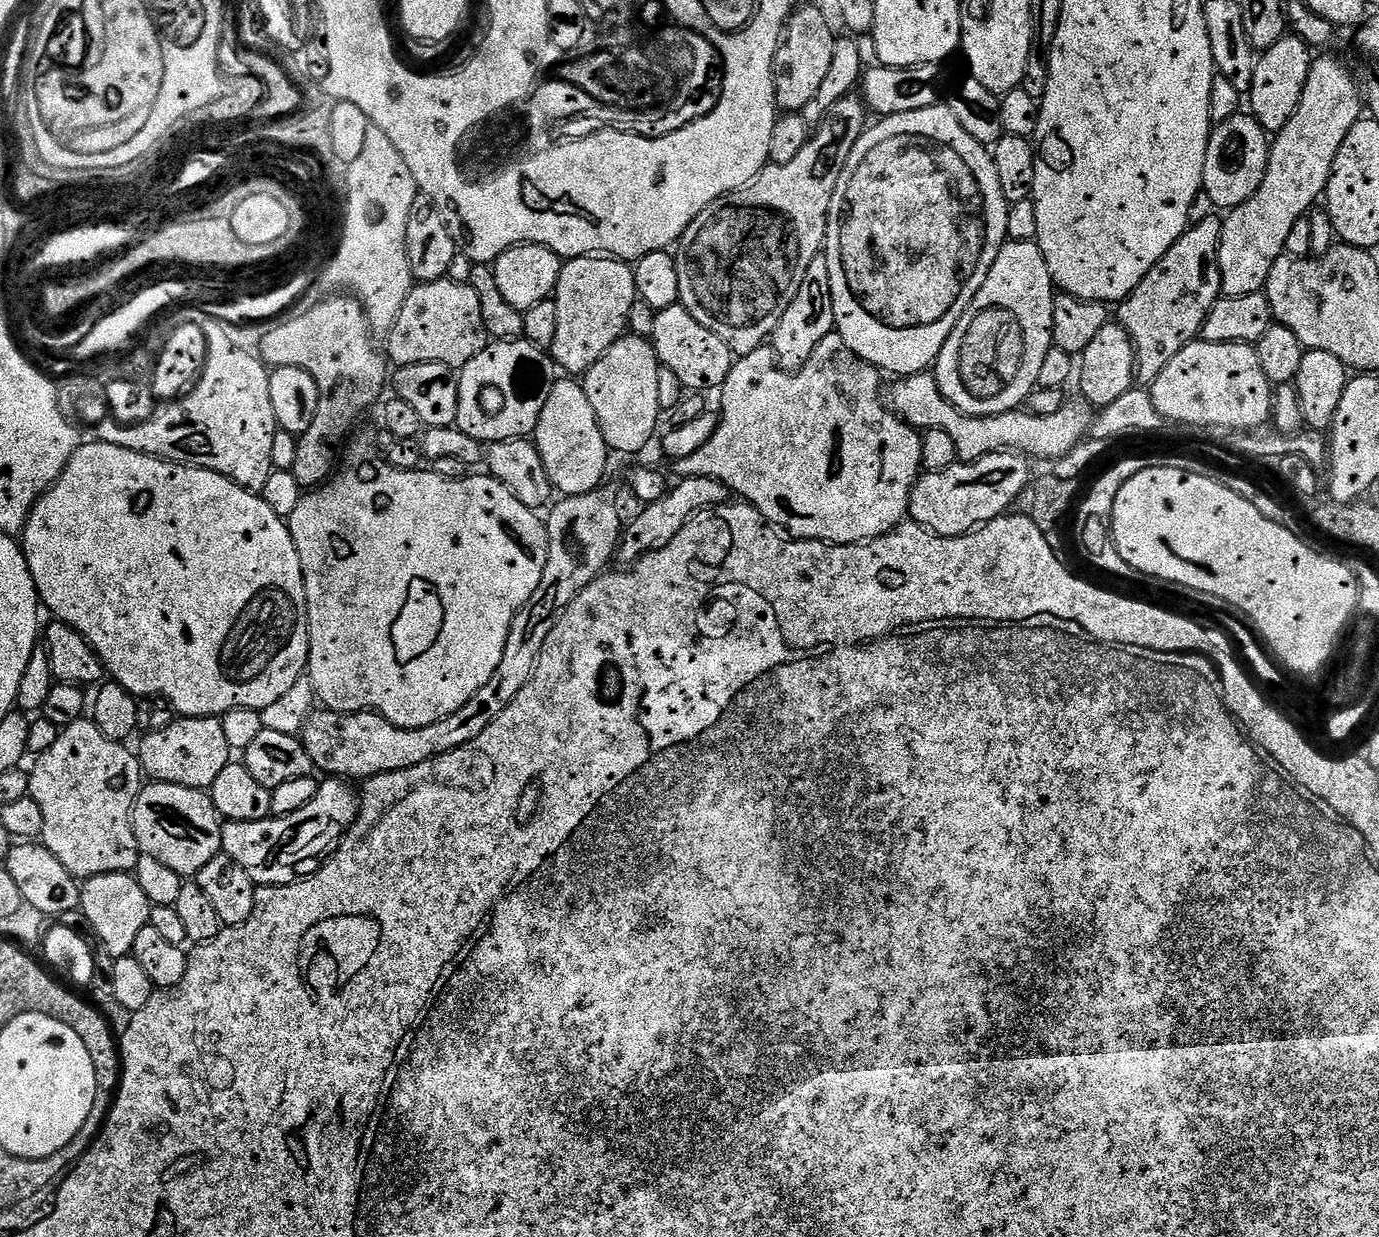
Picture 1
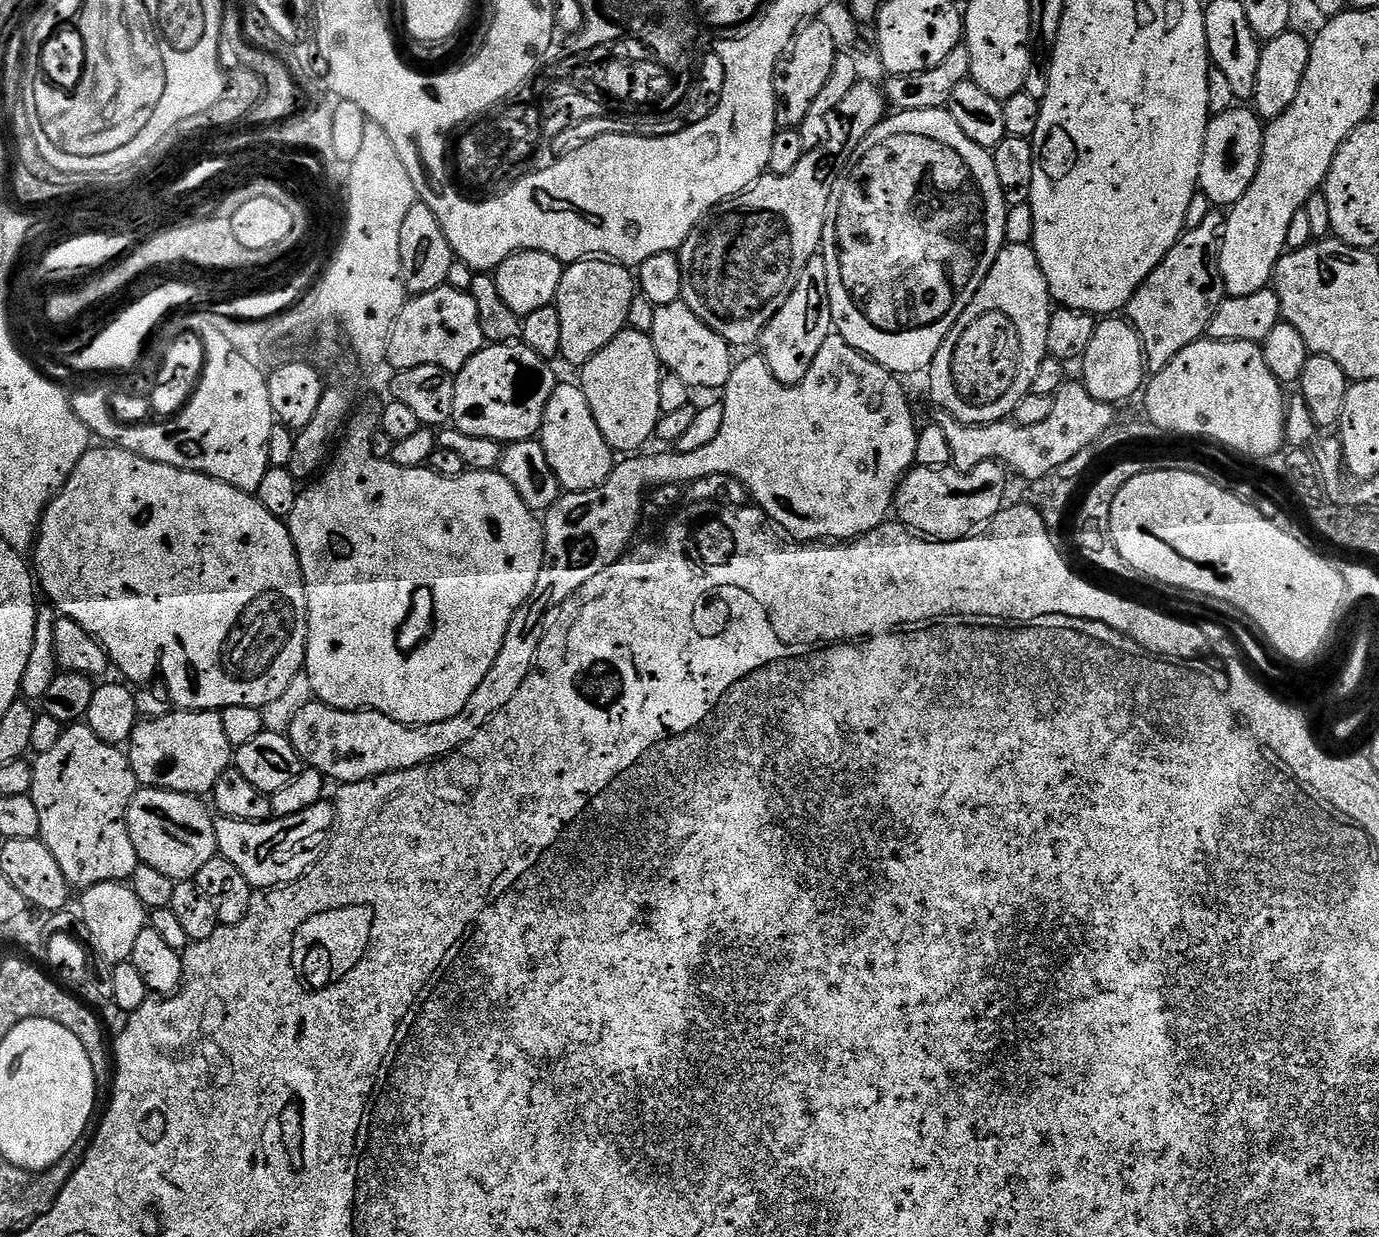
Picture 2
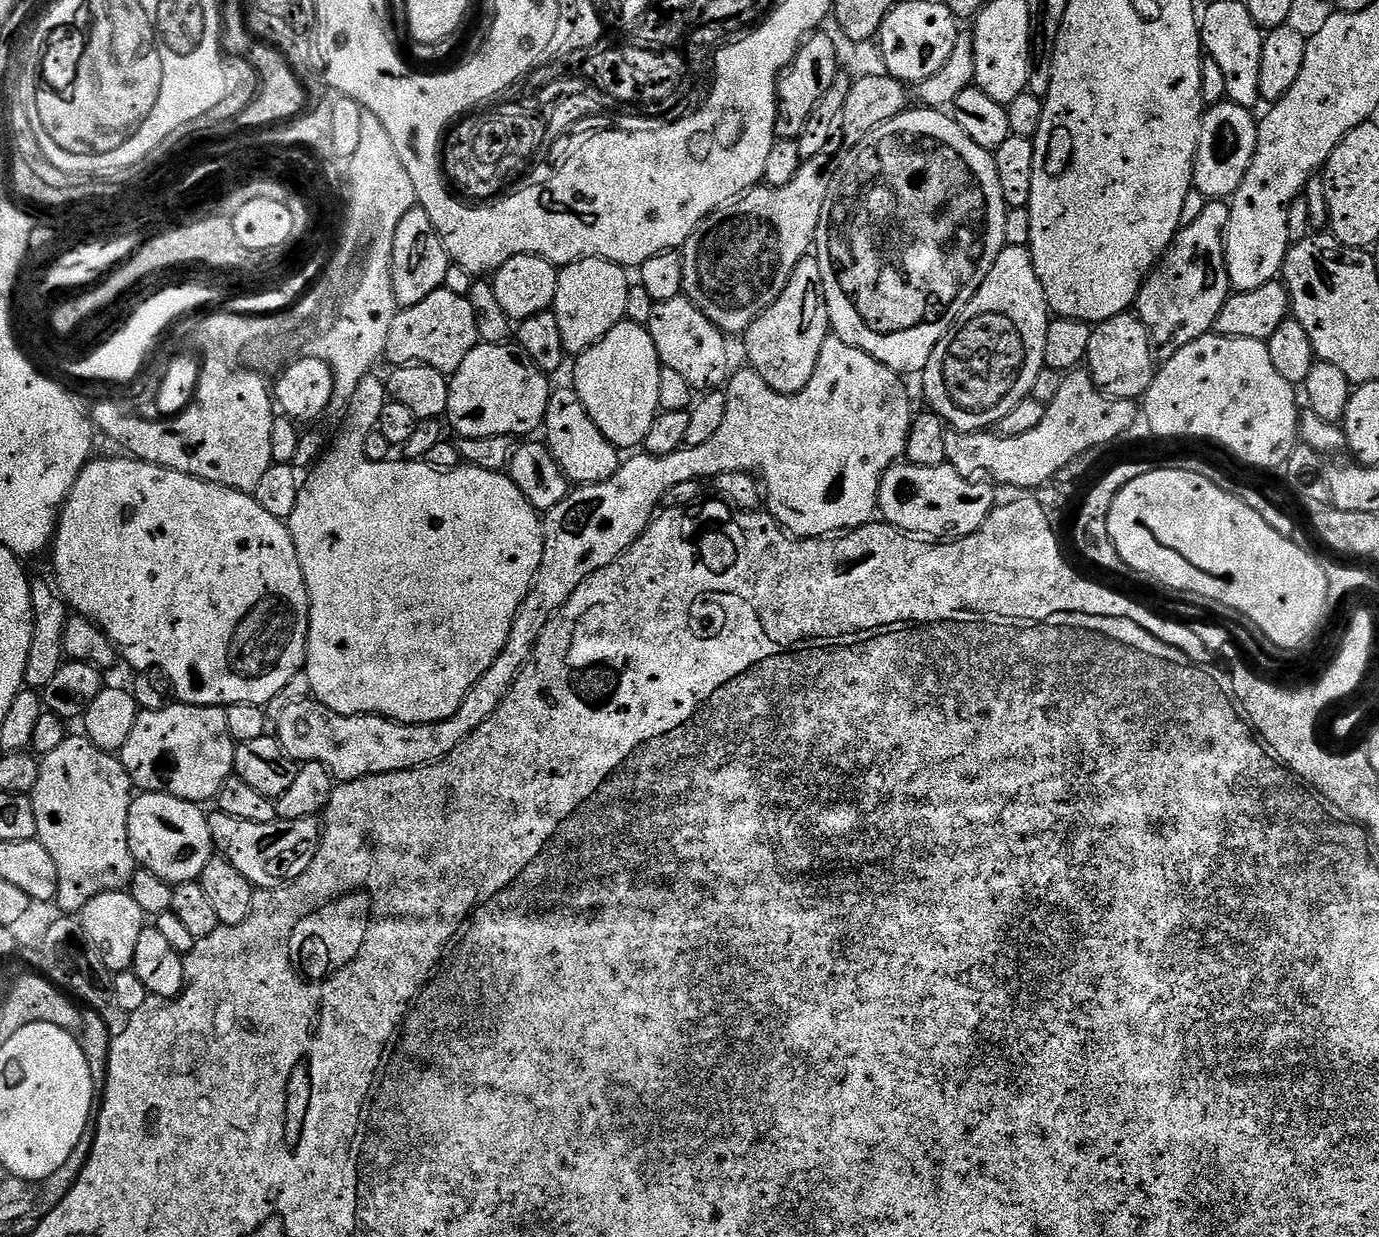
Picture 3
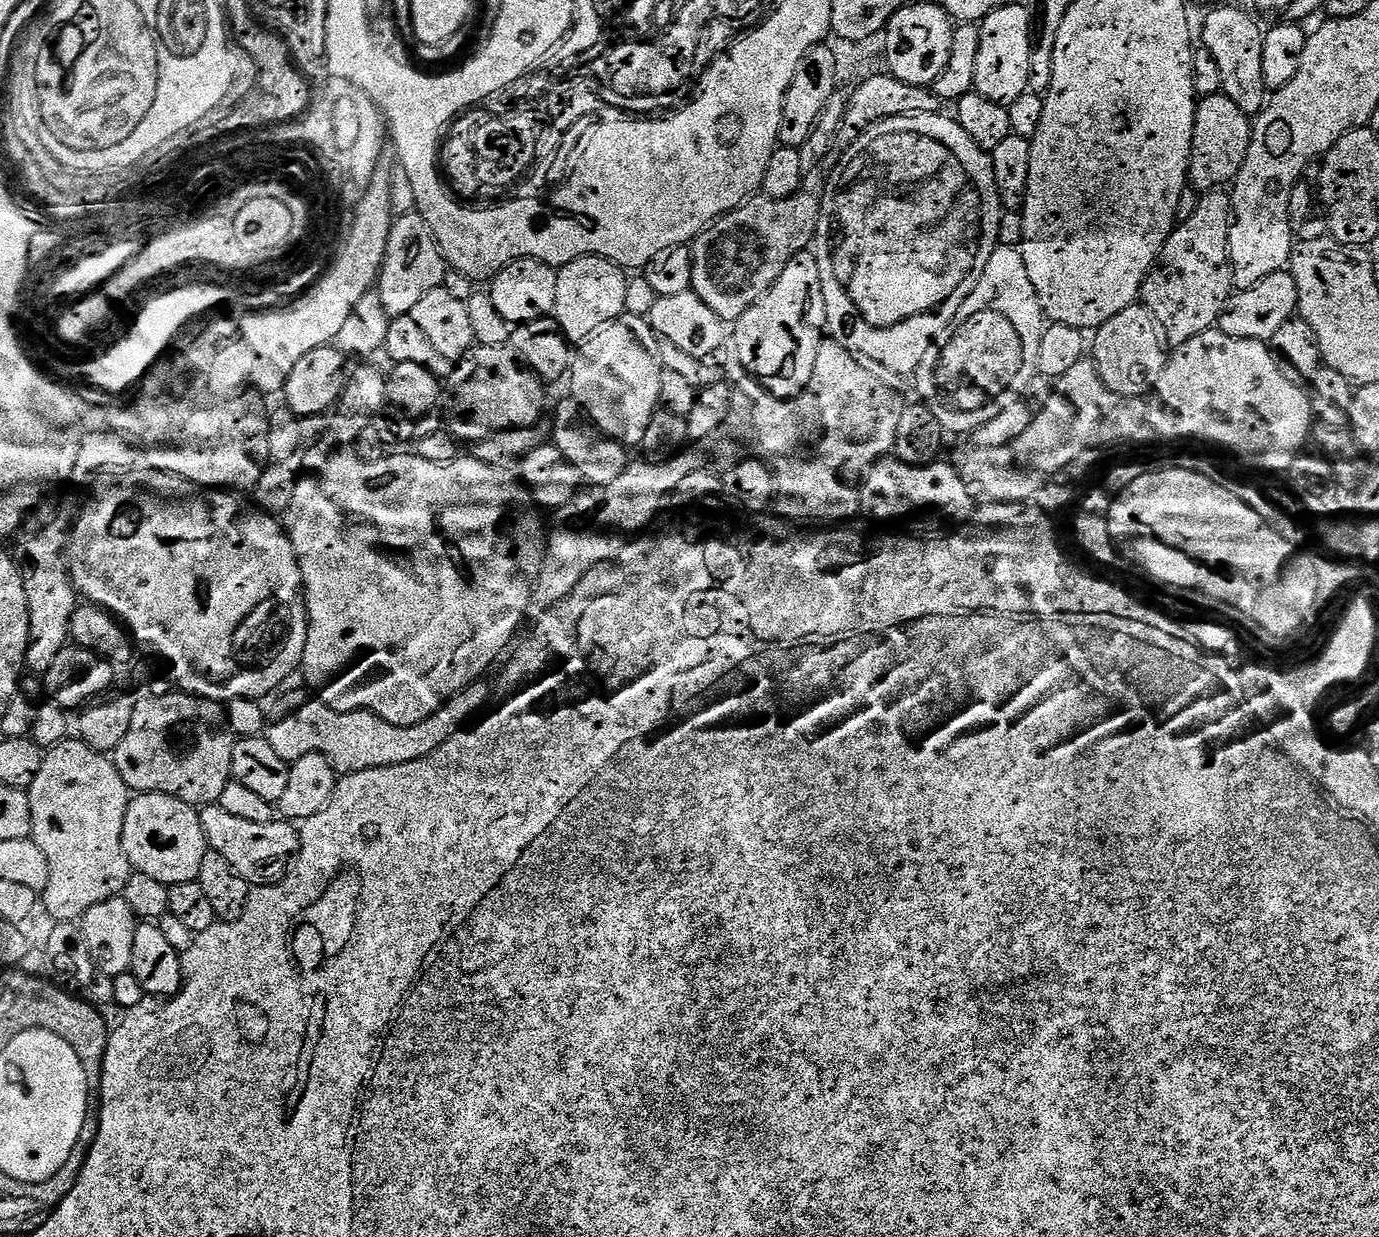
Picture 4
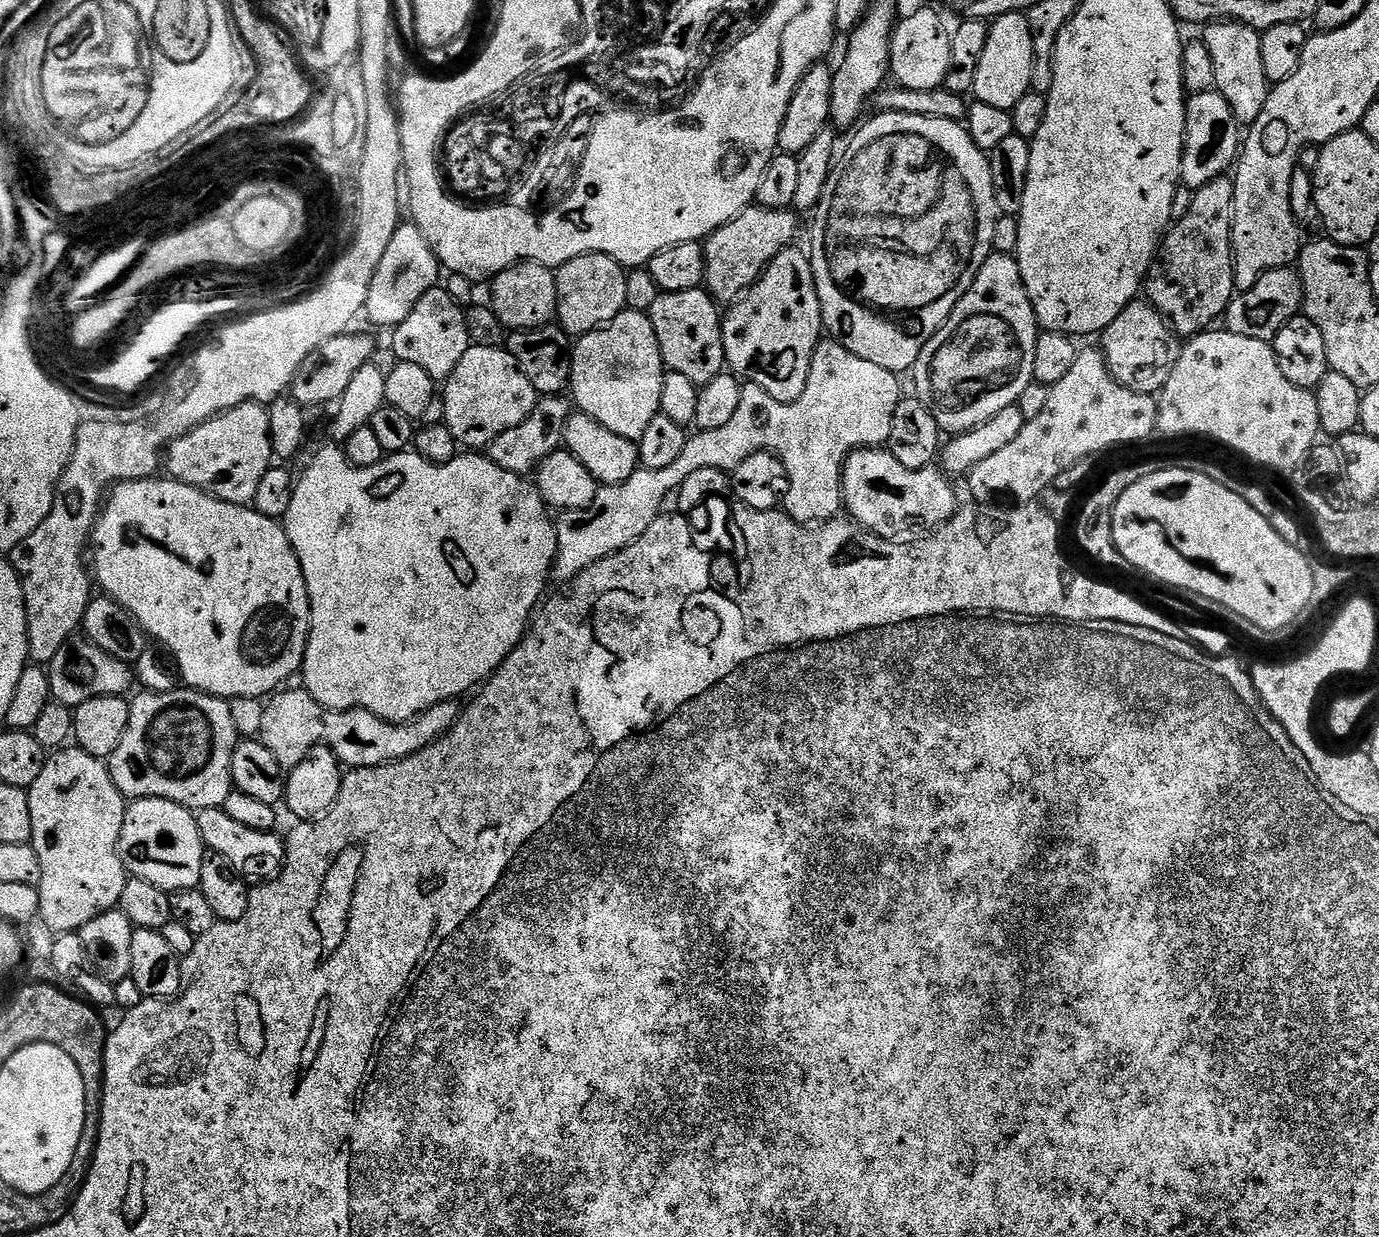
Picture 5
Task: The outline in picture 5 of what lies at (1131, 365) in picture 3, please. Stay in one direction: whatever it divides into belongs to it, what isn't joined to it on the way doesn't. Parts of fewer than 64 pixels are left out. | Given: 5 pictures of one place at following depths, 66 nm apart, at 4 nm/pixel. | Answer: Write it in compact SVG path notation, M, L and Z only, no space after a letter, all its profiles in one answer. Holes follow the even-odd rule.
M1147 302L1128 304L1126 310L1122 310L1122 314L1118 314L1110 326L1106 326L1102 340L1104 361L1108 363L1110 374L1119 384L1138 394L1150 396L1159 393L1176 365L1177 337L1168 323Z

